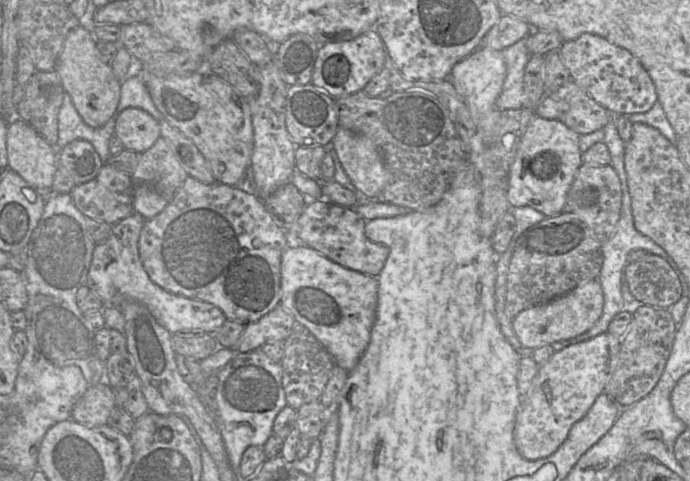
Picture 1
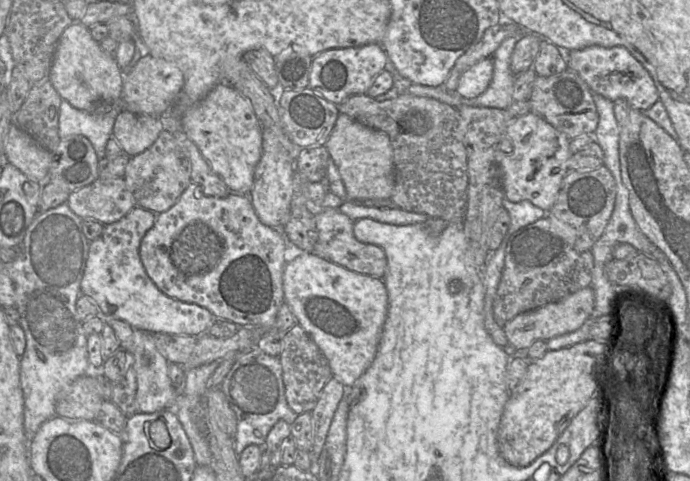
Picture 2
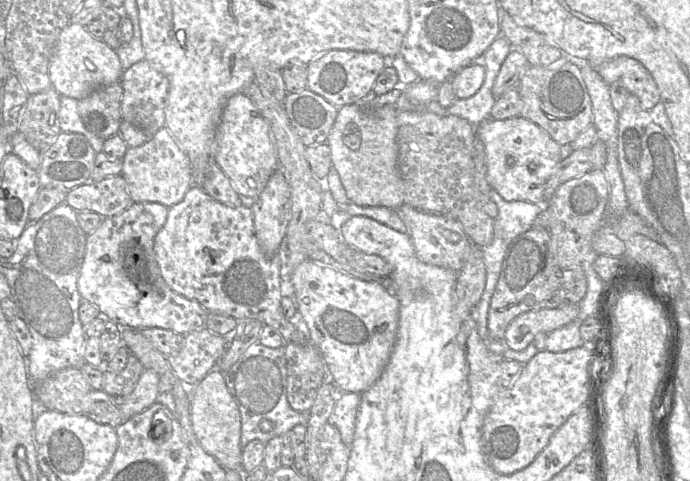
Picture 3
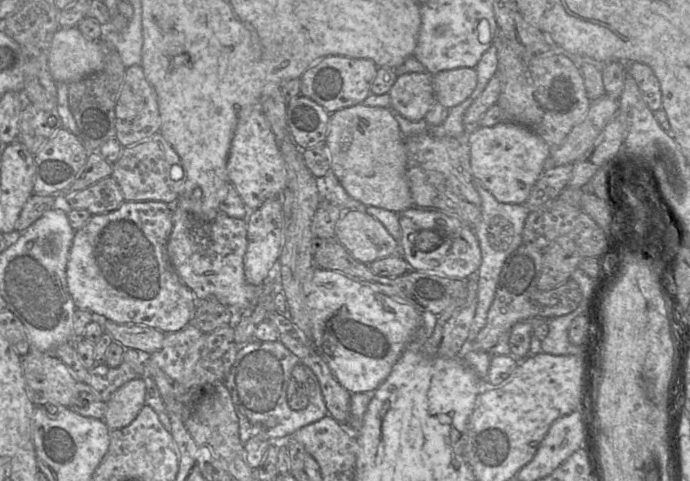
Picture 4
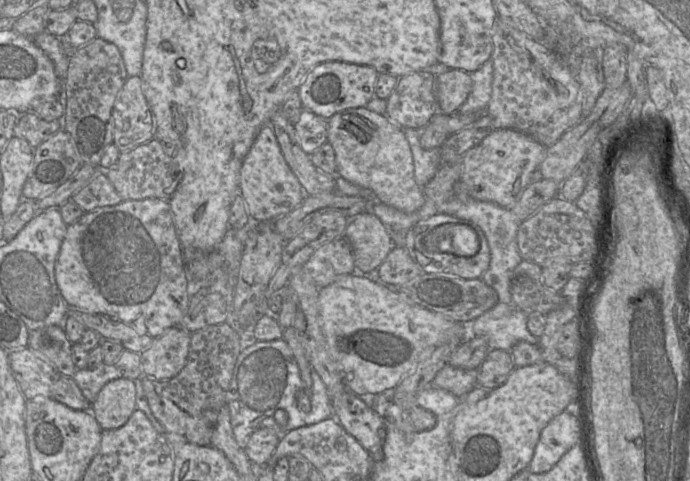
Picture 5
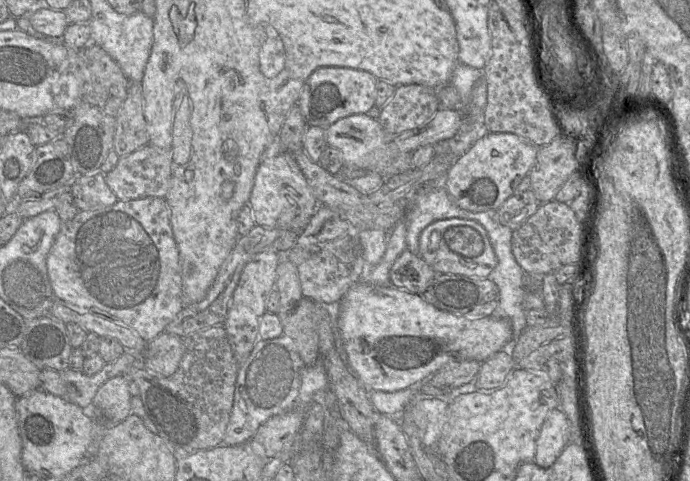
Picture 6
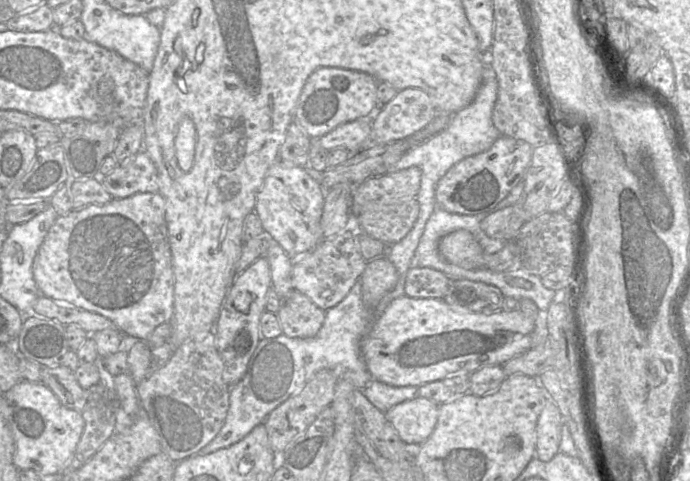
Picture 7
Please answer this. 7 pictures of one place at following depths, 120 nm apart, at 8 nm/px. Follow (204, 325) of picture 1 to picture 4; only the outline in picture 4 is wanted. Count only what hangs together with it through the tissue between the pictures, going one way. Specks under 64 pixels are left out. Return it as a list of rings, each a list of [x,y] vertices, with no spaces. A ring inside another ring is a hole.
[[[124,201],[120,207],[114,211],[92,215],[82,228],[76,230],[66,268],[67,286],[76,309],[89,311],[93,315],[104,316],[107,320],[118,324],[147,325],[165,334],[177,332],[189,325],[196,312],[196,298],[191,289],[181,281],[167,253],[167,242],[173,227],[172,214],[173,205],[168,205],[162,201]]]

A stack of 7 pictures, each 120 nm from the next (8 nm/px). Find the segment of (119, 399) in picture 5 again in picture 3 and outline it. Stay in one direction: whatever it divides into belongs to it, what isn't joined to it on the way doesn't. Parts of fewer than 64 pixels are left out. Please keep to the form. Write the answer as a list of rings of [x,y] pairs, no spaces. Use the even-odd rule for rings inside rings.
[[[145,369],[142,372],[132,393],[119,406],[124,421],[143,412],[156,402],[159,381],[159,375],[153,370]]]

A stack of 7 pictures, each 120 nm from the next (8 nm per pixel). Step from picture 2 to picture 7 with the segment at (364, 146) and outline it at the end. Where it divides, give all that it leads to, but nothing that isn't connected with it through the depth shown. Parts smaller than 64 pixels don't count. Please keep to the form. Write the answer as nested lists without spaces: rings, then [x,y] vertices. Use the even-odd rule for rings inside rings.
[[[357,119],[349,121],[338,125],[327,134],[313,140],[318,140],[319,144],[328,151],[334,148],[345,148],[349,152],[356,152],[364,146],[370,144],[371,121],[372,120],[369,119]]]

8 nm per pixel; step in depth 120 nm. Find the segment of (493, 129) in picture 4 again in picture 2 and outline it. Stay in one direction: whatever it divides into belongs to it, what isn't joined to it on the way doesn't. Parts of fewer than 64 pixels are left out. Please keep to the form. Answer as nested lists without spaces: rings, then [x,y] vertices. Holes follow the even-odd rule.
[[[532,112],[513,118],[506,128],[506,136],[511,141],[513,151],[506,154],[499,150],[498,145],[495,150],[495,161],[499,166],[505,198],[514,203],[527,200],[548,212],[568,172],[570,139]]]

